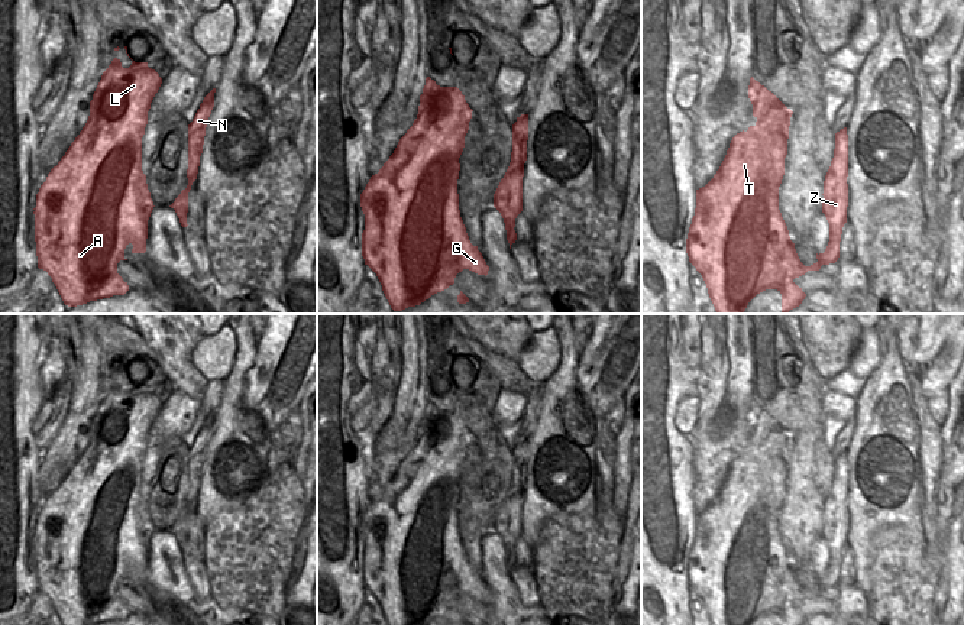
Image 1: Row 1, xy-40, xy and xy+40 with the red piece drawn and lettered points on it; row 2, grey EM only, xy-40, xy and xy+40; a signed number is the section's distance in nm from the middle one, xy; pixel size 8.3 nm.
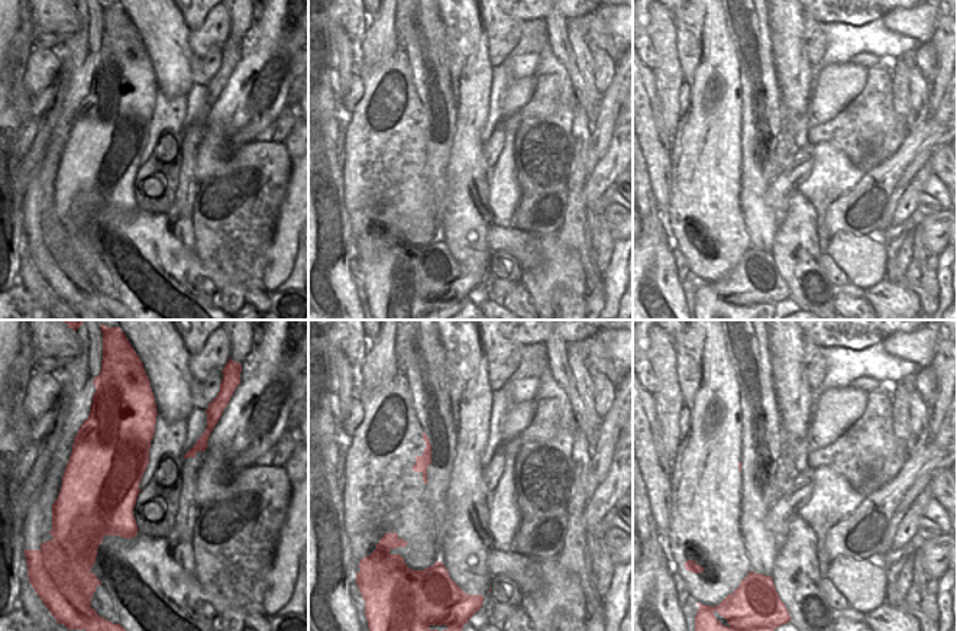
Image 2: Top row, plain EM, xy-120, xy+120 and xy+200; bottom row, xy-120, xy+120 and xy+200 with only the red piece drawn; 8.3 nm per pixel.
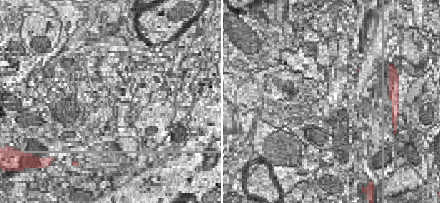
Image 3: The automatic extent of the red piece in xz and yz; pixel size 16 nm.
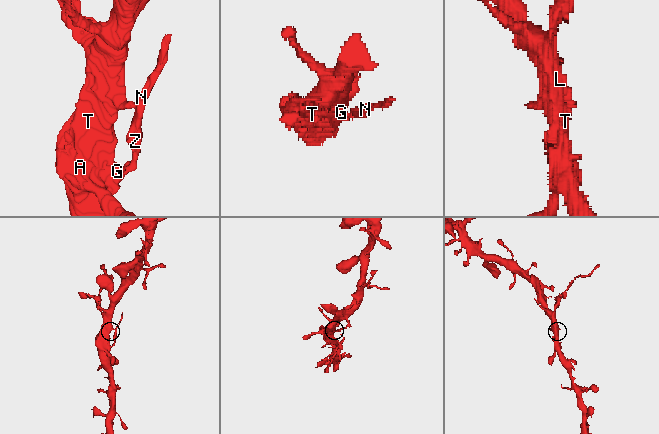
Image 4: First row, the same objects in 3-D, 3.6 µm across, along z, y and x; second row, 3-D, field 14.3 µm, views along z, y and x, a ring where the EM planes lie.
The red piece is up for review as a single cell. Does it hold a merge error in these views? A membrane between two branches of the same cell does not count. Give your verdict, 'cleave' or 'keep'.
cleave

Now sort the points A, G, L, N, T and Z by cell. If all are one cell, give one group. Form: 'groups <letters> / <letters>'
groups A G L T / N Z

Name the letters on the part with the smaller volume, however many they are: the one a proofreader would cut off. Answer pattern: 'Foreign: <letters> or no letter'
Foreign: N, Z

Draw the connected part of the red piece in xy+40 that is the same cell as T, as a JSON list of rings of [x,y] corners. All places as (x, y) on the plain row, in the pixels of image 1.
[[[753,401],[748,422],[757,446],[747,456],[743,454],[732,462],[714,502],[696,514],[696,532],[686,563],[686,577],[702,599],[711,625],[751,625],[766,613],[777,613],[782,625],[803,625],[806,618],[793,603],[838,584],[842,553],[829,554],[828,570],[824,577],[816,577],[816,587],[805,590],[800,586],[779,534],[779,511],[785,499],[793,435]]]

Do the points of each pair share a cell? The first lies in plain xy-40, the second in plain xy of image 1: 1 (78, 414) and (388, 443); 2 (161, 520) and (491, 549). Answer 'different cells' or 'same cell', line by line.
1: different cells
2: different cells

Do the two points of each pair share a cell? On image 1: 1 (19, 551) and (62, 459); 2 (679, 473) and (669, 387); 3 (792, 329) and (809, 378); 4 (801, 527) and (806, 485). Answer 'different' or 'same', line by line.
1: different
2: same
3: same
4: same

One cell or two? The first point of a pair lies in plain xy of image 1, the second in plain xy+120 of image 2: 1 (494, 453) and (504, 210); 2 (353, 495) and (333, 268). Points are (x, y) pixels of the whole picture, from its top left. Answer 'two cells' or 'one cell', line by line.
1: two cells
2: one cell

